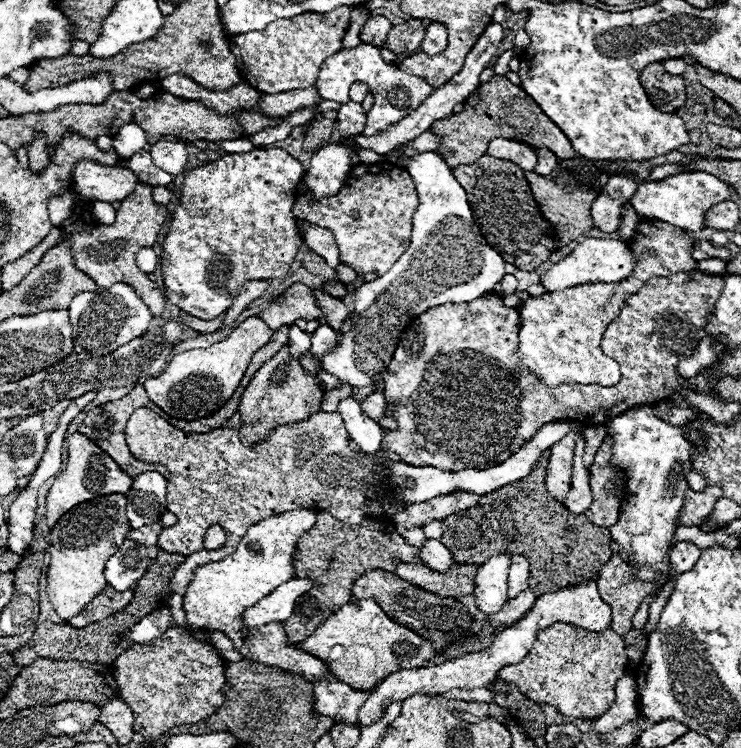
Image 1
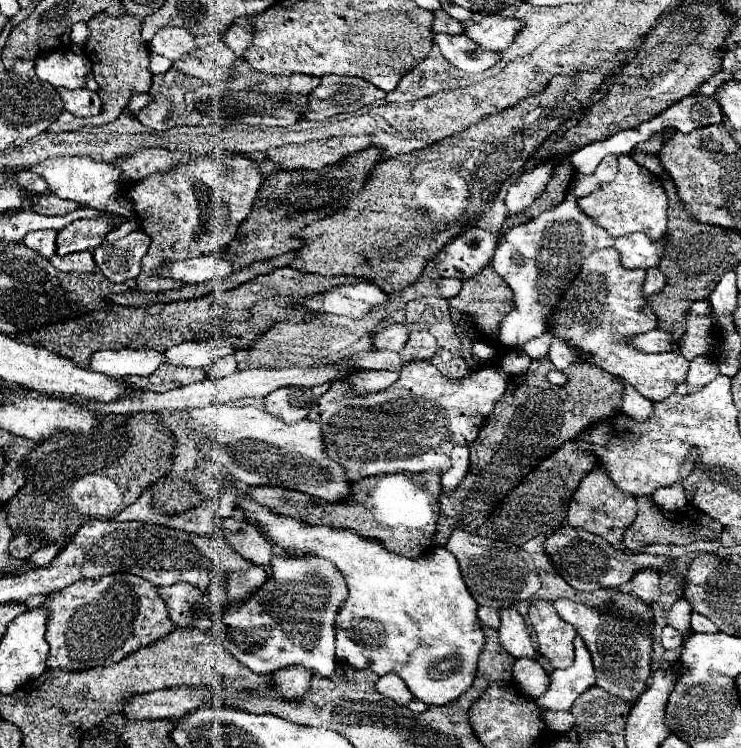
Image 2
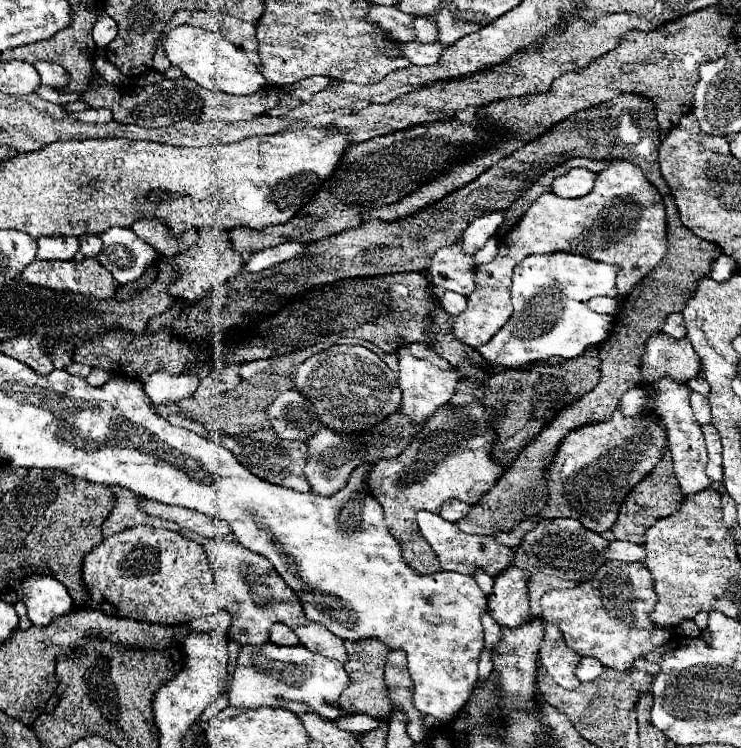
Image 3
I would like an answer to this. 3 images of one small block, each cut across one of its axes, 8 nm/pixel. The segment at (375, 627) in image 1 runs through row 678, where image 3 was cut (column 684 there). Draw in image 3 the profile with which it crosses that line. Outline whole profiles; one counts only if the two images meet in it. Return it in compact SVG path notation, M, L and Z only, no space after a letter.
M660 332L646 342L642 358L642 378L644 384L656 382L656 378L662 376L670 376L676 382L688 382L688 378L700 374L700 366L700 358L696 352L692 352L688 338L676 340Z

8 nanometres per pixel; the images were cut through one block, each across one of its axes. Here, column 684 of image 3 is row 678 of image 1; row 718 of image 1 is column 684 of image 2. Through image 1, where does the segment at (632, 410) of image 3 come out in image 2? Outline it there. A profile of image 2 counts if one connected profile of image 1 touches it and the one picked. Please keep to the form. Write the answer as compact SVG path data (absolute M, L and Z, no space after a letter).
M614 248L596 250L586 258L578 276L564 290L556 312L548 318L548 328L542 336L530 338L520 348L532 360L548 356L554 338L564 340L568 346L588 354L584 362L594 364L614 376L620 376L632 384L644 398L656 402L676 392L676 386L686 380L688 360L678 352L648 354L638 350L628 340L636 334L650 332L658 326L648 298L642 294L646 270L628 270L620 262L620 254Z

